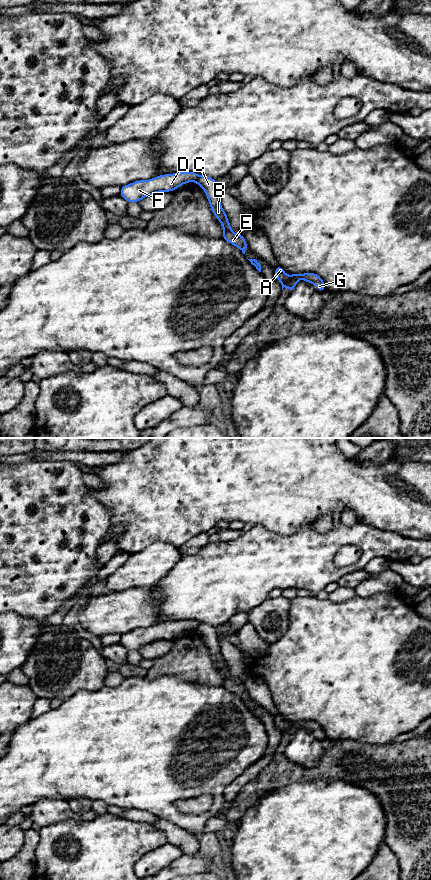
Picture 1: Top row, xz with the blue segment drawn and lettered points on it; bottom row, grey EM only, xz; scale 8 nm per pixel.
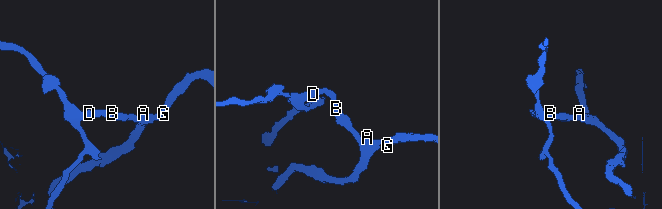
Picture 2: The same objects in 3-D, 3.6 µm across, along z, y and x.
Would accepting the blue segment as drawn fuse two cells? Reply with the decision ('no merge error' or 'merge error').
merge error

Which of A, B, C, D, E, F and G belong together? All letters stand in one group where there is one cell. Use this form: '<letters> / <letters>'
A B C E G / D F

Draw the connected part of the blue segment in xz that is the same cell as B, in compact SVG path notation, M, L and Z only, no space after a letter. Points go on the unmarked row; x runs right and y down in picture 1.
M202 623L198 625L196 631L205 639L210 656L223 675L222 686L239 696L242 701L245 702L245 698L249 695L245 689L244 683L234 681L231 676L227 662L221 654L216 628L209 624Z

